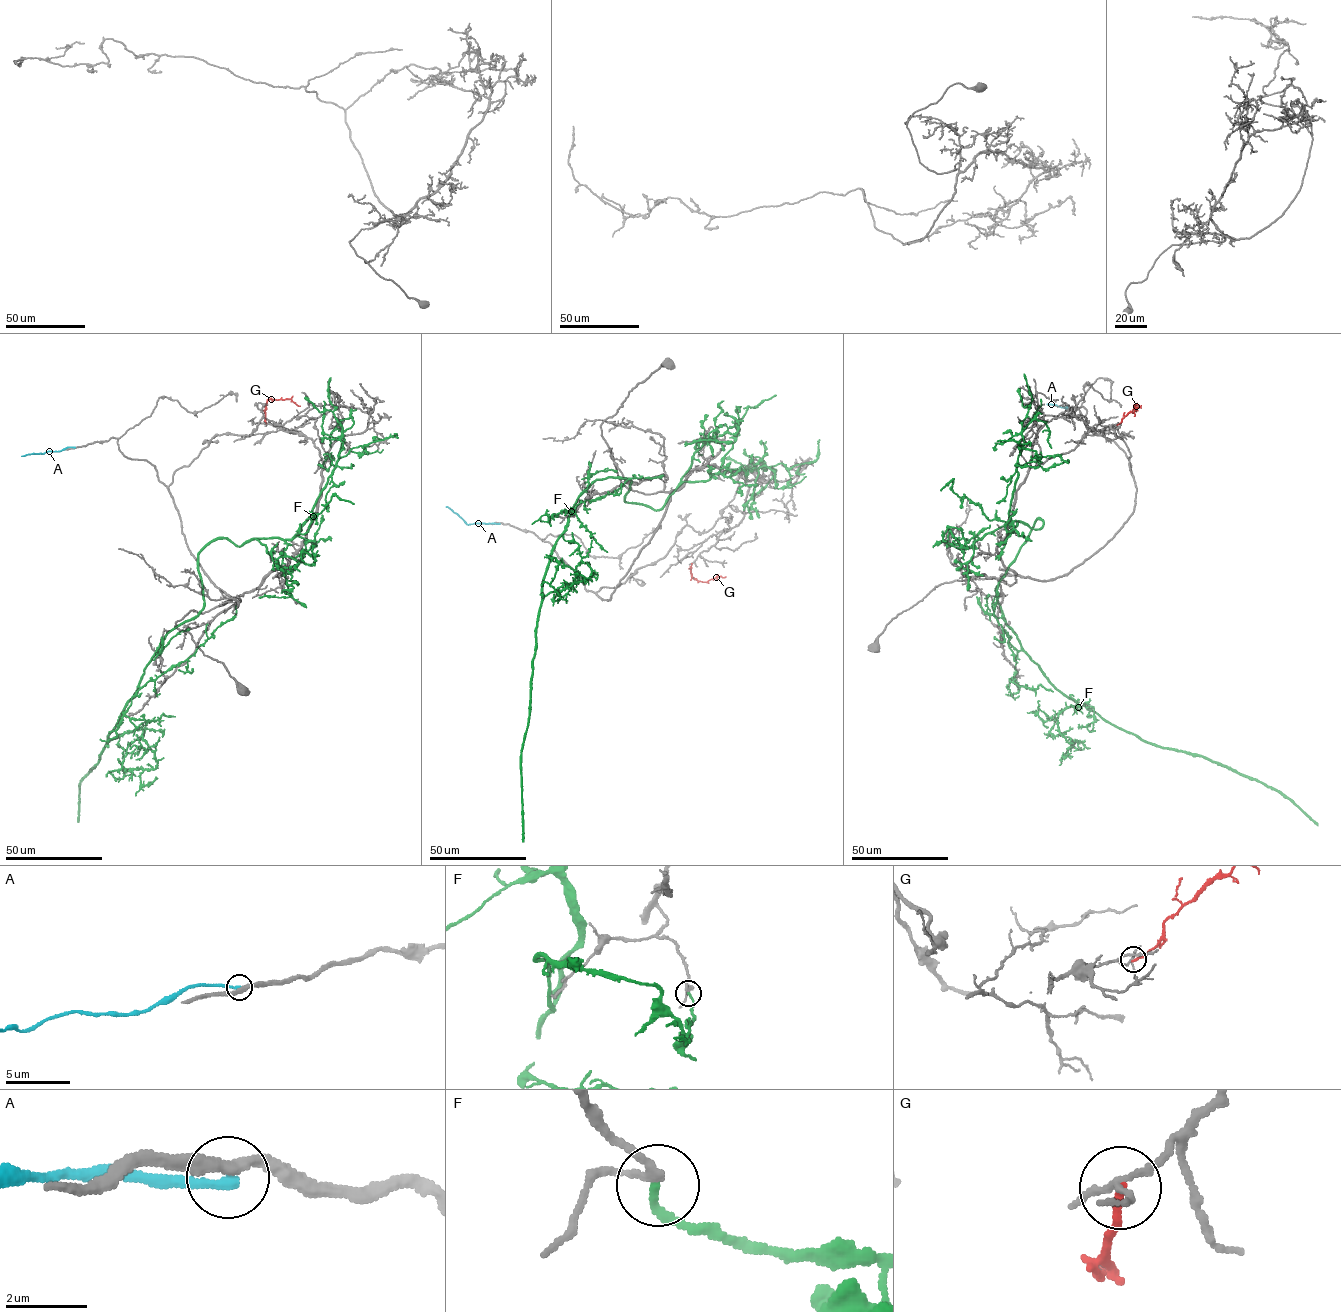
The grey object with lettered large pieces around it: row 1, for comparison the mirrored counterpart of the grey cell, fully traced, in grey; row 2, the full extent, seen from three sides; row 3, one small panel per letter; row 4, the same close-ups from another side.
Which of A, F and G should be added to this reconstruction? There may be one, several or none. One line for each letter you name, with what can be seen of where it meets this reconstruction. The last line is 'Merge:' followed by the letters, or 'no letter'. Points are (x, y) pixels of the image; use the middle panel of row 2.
Merge: no letter

